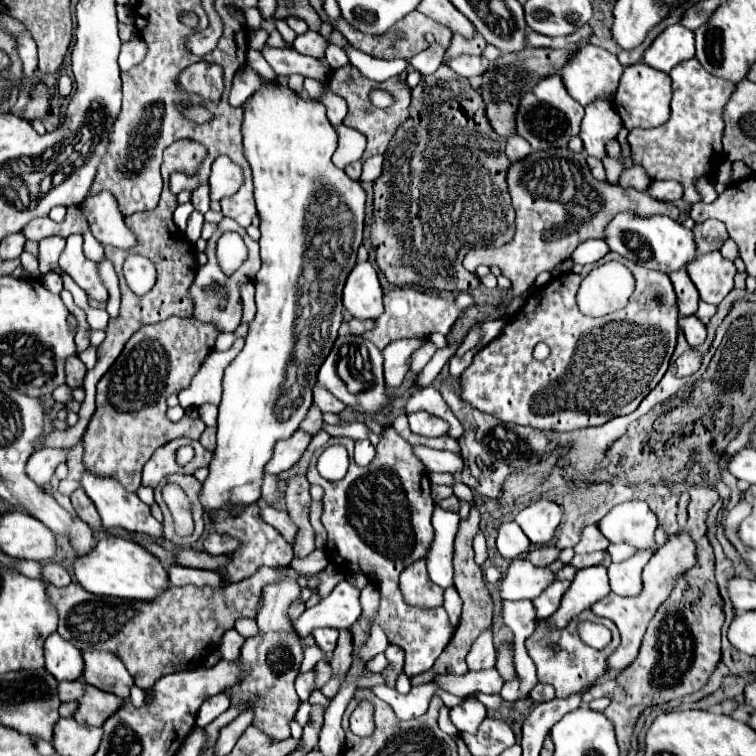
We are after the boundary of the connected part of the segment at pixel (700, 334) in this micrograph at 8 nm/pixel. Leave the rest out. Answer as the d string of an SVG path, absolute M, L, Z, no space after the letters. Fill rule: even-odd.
M682 316L678 324L692 348L700 346L706 340L706 326L696 316Z

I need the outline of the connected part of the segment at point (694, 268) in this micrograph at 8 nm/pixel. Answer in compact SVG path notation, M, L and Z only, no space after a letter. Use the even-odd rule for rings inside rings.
M718 250L698 254L686 266L690 280L700 292L700 298L708 304L720 304L734 288L736 268L732 260L726 260Z

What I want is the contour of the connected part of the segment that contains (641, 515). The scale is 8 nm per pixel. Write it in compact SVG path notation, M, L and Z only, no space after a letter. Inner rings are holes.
M642 500L622 502L598 522L608 542L624 542L634 548L654 548L656 526L656 514Z

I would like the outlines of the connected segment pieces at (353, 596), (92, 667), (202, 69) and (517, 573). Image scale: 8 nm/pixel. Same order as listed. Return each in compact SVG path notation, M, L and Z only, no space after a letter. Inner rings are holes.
M344 580L326 598L322 598L320 604L304 610L300 618L292 620L292 626L300 642L304 642L304 638L314 628L320 628L320 626L348 630L362 612L358 596L360 596L360 590Z
M88 650L84 658L84 680L104 692L112 692L120 698L130 696L130 686L134 684L130 672L118 656L104 650Z
M196 62L183 70L178 78L182 90L196 94L206 102L220 102L224 92L224 82L218 64Z
M516 558L508 564L508 568L504 570L502 578L500 578L500 596L502 600L534 600L538 594L542 594L542 590L554 582L554 574L548 568L538 568L530 562L526 562L524 558Z

